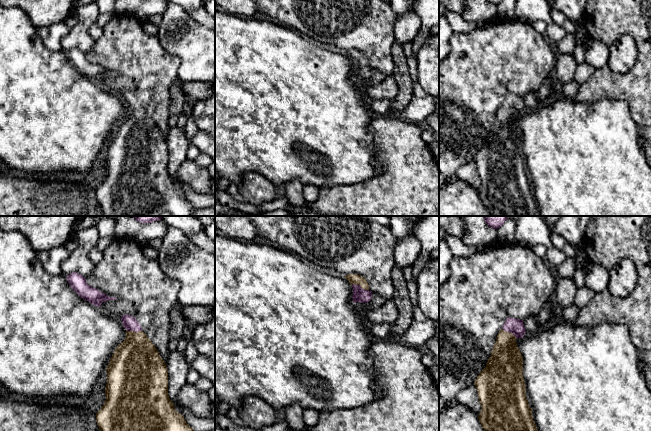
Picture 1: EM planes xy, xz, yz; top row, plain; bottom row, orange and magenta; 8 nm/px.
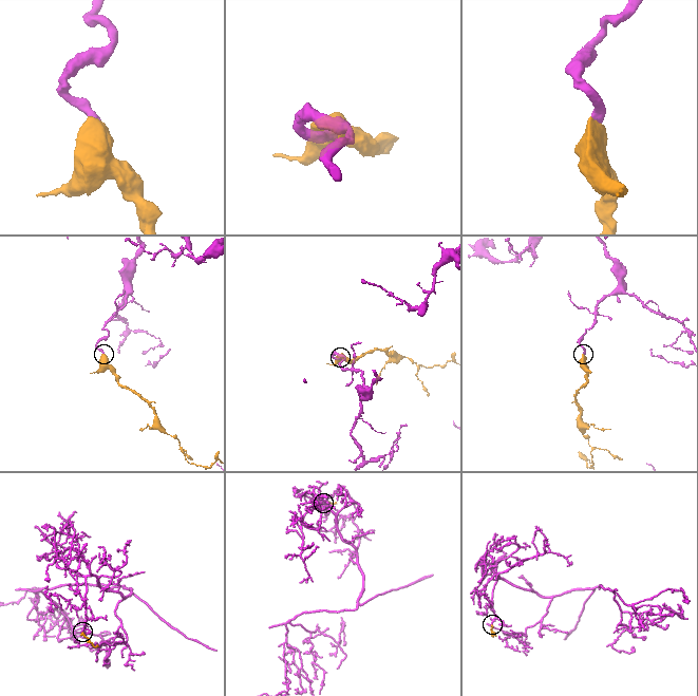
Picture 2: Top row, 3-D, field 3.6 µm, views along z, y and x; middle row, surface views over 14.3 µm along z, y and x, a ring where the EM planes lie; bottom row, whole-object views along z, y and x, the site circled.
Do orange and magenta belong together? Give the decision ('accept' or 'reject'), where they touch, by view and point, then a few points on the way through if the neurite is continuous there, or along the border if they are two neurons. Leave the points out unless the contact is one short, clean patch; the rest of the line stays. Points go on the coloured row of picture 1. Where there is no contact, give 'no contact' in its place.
accept; meets orange in xz at (360, 285); runs through xz (356, 279), (360, 285), (361, 295)

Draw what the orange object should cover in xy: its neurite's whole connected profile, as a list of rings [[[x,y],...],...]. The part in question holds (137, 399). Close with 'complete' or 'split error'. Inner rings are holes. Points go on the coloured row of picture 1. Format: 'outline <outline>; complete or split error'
outline [[[125,314],[121,320],[126,329],[126,338],[117,346],[106,368],[106,400],[96,413],[100,431],[194,431],[184,416],[175,410],[174,403],[169,398],[167,366],[155,345],[142,331],[135,317]]]; split error

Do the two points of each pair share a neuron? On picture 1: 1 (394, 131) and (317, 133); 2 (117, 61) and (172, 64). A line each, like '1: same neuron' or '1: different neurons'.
1: different neurons
2: same neuron

